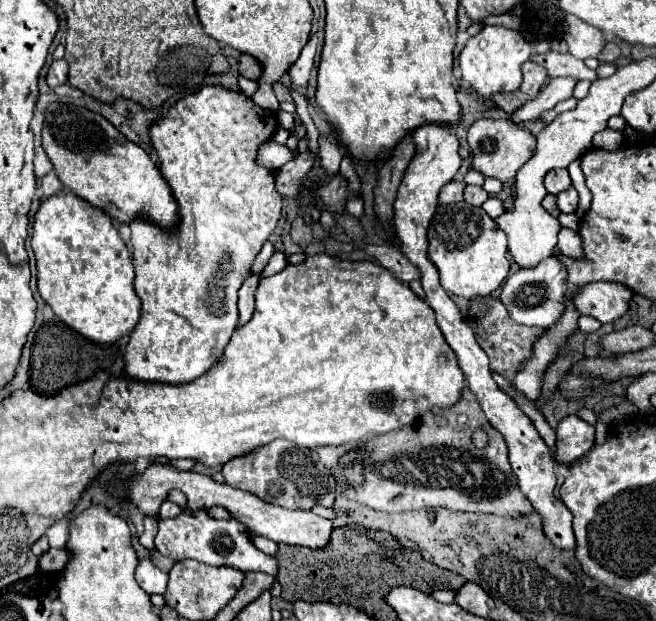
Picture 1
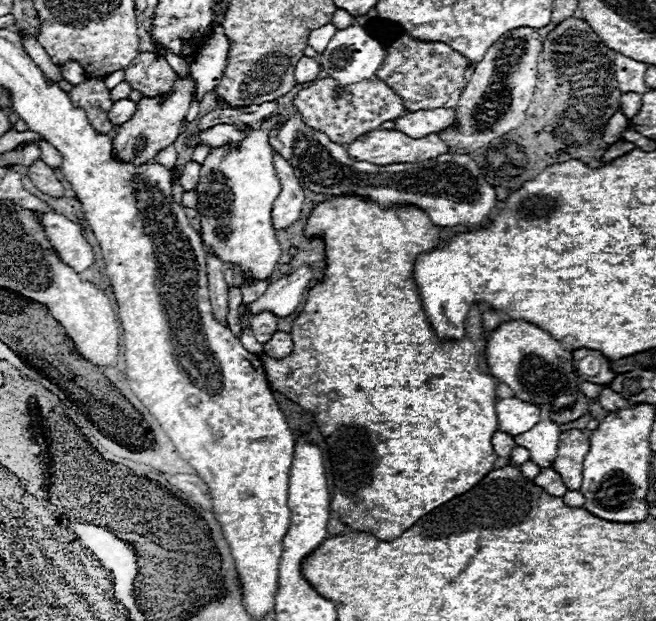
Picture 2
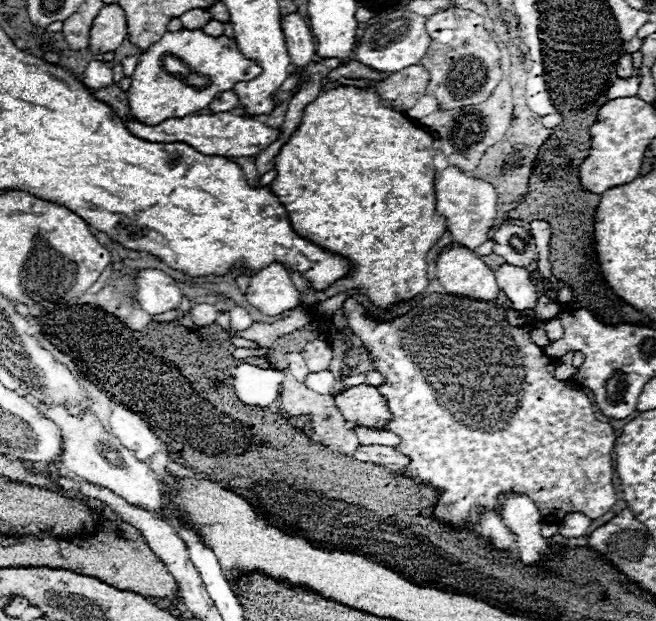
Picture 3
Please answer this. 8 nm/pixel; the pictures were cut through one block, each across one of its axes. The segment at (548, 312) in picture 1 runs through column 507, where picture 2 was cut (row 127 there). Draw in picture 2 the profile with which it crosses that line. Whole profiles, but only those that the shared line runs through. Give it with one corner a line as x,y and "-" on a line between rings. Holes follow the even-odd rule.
298,114
286,118
278,126
278,140
282,142
280,144
280,156
290,162
290,166
294,168
294,174
298,176
302,186
310,188
312,192
330,194
330,196
354,192
354,194
368,196
368,198
380,202
380,206
384,206
384,208
390,206
390,204
396,204
396,202
414,204
414,206
422,208
436,226
458,226
458,224
462,224
462,226
468,226
468,228
482,228
492,220
492,210
498,204
494,186
486,182
482,168
468,154
440,154
438,158
432,158
432,160
426,160
426,162
416,162
416,164
404,162
404,164
376,166
376,164
370,164
370,162
356,162
348,156
348,150
344,146
332,142
320,130
308,128

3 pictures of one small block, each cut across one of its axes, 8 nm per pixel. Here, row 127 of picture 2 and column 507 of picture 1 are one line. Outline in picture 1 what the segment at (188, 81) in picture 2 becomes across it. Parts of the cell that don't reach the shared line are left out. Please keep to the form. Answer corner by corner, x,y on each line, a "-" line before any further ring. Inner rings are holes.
482,118
474,122
472,128
468,130
468,144
472,152
472,170
480,172
486,178
498,178
500,182
510,182
514,180
522,164
526,164
534,154
536,138
528,130
516,126
506,118
500,118
500,120

